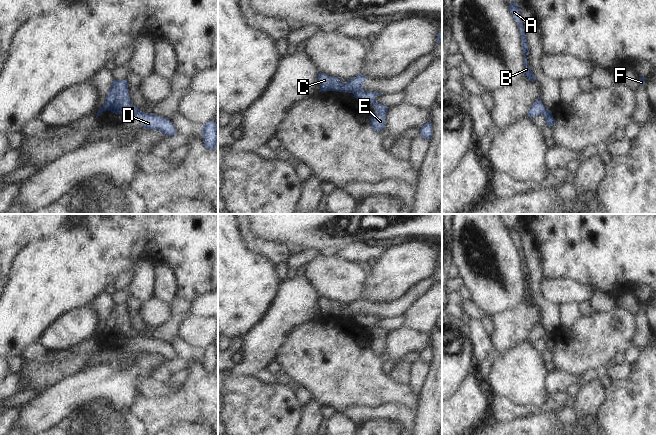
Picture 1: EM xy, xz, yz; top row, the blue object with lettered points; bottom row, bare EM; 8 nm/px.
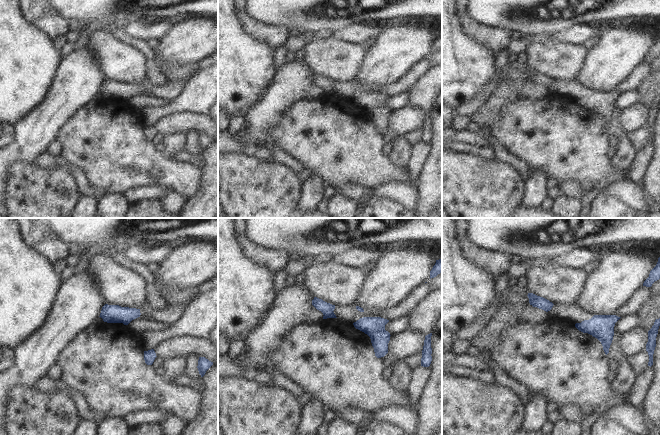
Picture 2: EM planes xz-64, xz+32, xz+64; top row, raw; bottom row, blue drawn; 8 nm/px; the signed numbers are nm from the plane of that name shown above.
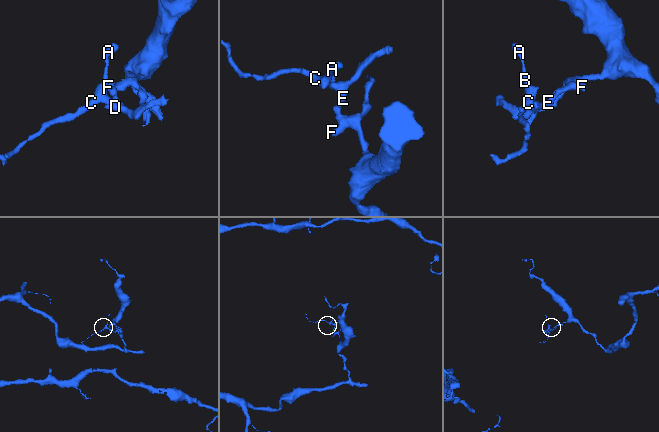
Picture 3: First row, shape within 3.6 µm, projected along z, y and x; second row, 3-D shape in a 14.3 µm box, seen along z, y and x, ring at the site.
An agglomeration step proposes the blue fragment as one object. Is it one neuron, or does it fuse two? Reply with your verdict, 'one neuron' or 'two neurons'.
two neurons

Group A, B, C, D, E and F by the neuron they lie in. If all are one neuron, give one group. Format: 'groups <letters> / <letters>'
groups A B C / D E F

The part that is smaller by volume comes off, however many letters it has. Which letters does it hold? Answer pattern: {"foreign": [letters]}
{"foreign": ["A", "B", "C"]}

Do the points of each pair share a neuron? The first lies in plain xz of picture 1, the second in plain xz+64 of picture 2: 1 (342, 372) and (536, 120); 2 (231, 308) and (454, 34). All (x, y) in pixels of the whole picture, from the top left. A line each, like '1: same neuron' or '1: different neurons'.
1: same neuron
2: same neuron

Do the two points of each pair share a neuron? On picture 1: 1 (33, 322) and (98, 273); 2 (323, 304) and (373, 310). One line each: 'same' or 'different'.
1: same
2: same

